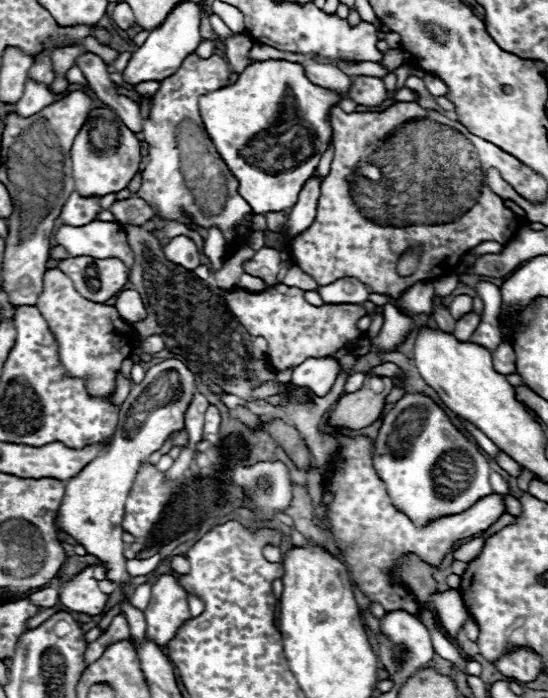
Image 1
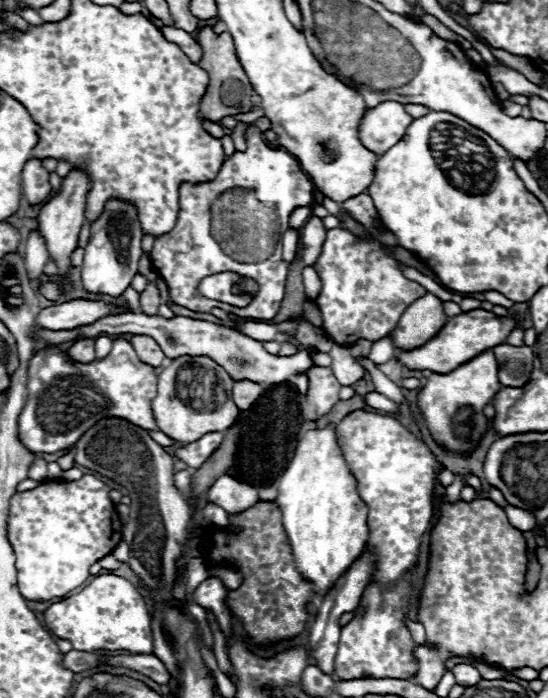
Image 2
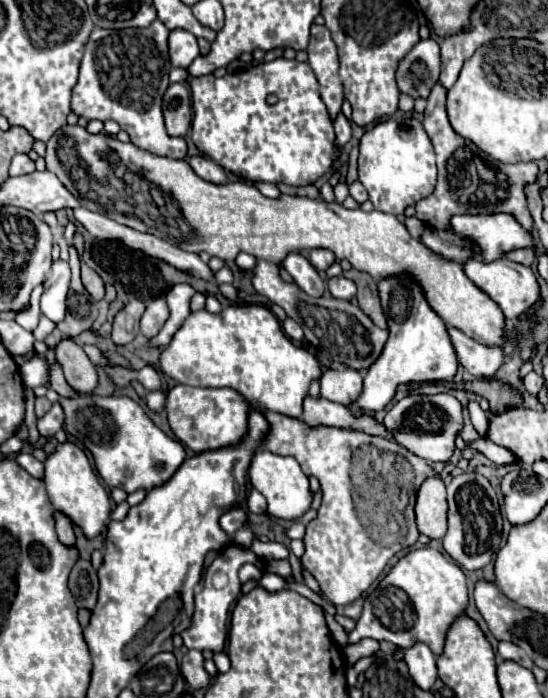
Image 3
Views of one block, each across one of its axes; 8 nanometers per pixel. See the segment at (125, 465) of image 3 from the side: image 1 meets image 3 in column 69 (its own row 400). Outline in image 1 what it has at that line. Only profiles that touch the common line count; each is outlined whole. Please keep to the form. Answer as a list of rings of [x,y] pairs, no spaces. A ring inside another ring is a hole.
[[[422,394],[402,396],[382,416],[372,464],[394,508],[406,514],[418,528],[438,518],[460,514],[476,504],[476,500],[492,494],[488,482],[490,466],[478,446],[452,426],[432,398]]]

